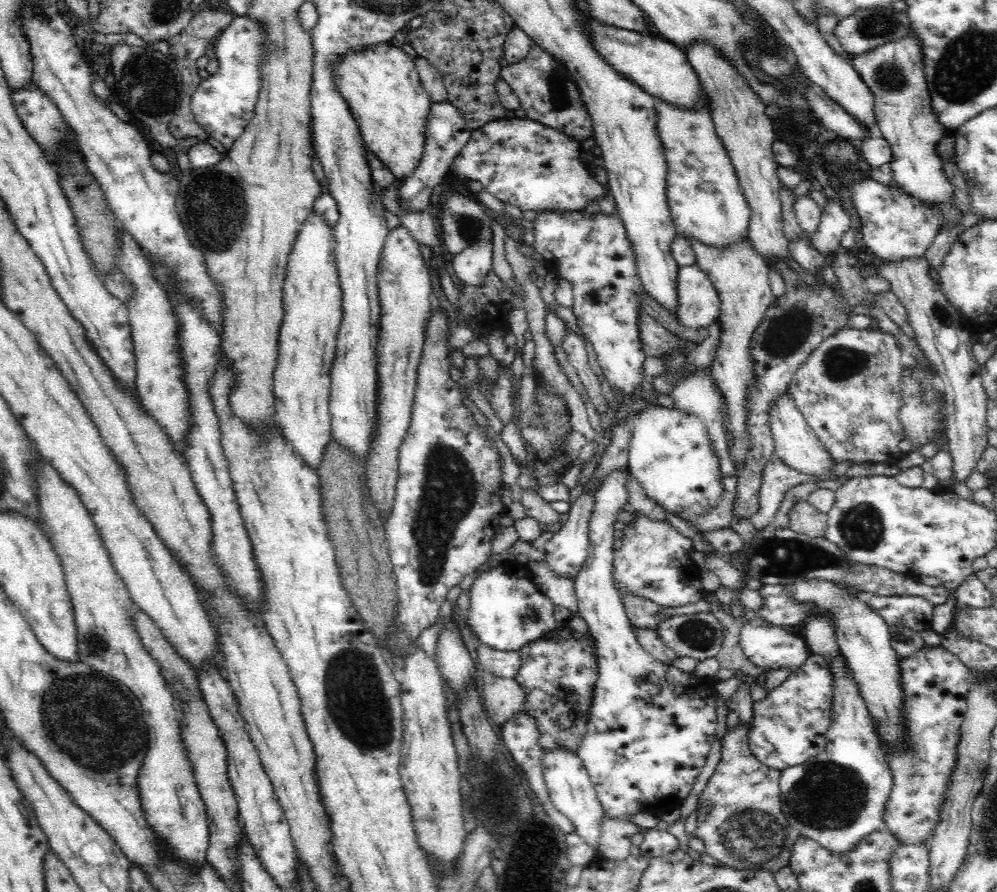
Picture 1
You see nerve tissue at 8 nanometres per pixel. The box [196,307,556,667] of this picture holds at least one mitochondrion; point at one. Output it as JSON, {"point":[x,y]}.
{"point":[449,490]}

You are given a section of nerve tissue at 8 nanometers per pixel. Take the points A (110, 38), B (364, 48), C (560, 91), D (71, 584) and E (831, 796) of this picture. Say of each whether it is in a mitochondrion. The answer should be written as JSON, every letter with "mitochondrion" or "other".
{"A":"other","B":"other","C":"mitochondrion","D":"other","E":"mitochondrion"}

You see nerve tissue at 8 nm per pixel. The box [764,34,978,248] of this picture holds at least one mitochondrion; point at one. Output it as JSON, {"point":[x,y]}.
{"point":[885,73]}

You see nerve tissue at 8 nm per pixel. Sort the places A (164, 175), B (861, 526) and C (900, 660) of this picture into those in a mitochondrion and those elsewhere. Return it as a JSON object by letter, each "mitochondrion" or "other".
{"A":"other","B":"mitochondrion","C":"other"}

